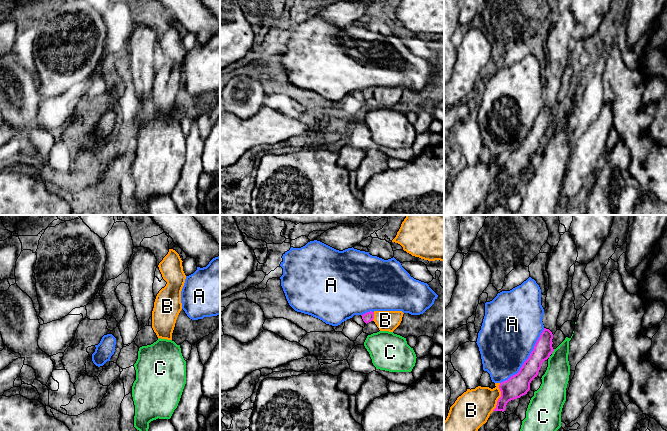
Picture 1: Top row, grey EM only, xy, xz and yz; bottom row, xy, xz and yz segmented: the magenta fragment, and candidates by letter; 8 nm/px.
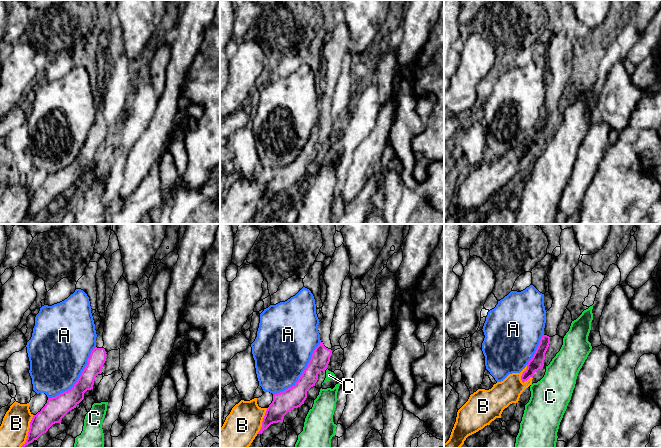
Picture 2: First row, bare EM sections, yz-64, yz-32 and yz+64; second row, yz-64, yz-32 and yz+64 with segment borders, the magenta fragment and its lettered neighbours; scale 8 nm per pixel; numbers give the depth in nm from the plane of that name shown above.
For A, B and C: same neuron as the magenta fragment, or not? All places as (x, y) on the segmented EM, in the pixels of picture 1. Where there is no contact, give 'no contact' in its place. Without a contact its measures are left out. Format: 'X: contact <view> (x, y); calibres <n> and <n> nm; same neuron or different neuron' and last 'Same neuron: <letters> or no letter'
A: contact yz (527, 359); calibres 180 and 460 nm; different neuron
B: contact yz (500, 397); calibres 180 and 300 nm; different neuron
C: contact yz (553, 350); calibres 150 and 200 nm; different neuron
Same neuron: no letter

